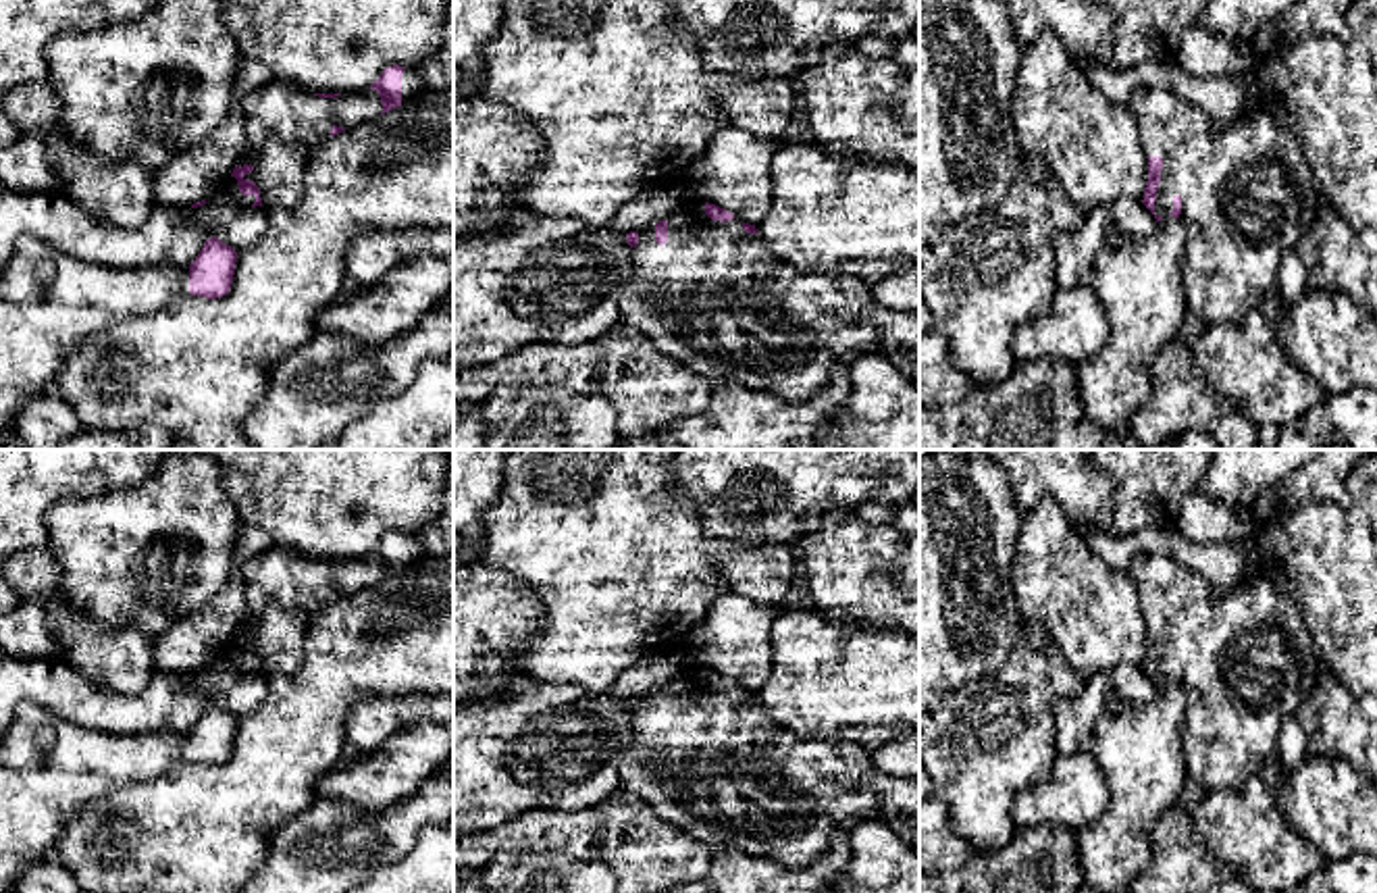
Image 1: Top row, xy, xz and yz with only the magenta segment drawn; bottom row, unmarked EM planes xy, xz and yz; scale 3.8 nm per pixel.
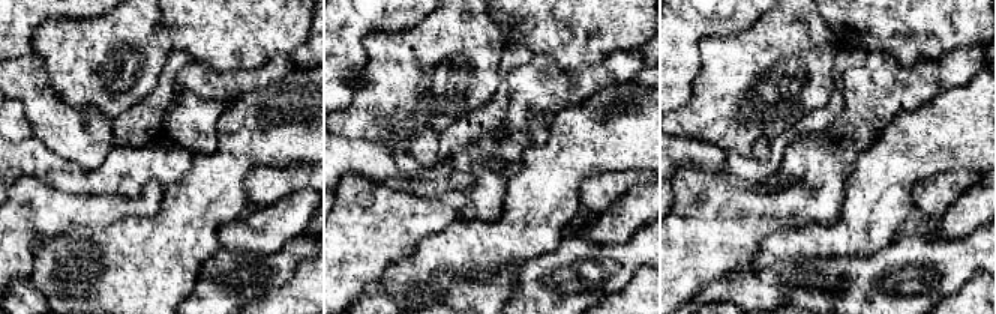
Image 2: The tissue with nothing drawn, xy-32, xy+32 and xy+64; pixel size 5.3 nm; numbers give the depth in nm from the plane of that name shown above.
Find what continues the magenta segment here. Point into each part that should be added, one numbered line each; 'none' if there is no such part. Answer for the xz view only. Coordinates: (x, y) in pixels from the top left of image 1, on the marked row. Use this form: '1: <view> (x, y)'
1: xz (714, 298)

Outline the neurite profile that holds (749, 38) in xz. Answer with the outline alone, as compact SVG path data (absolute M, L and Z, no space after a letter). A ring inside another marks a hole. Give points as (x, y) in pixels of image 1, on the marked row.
M674 0L672 8L709 69L745 79L795 79L828 42L899 40L919 21L919 0Z

